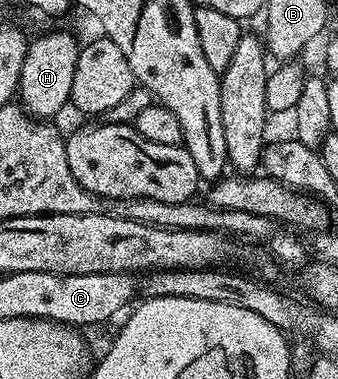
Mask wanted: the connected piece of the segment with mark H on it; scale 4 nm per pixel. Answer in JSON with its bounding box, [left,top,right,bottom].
[17,30,80,120]

